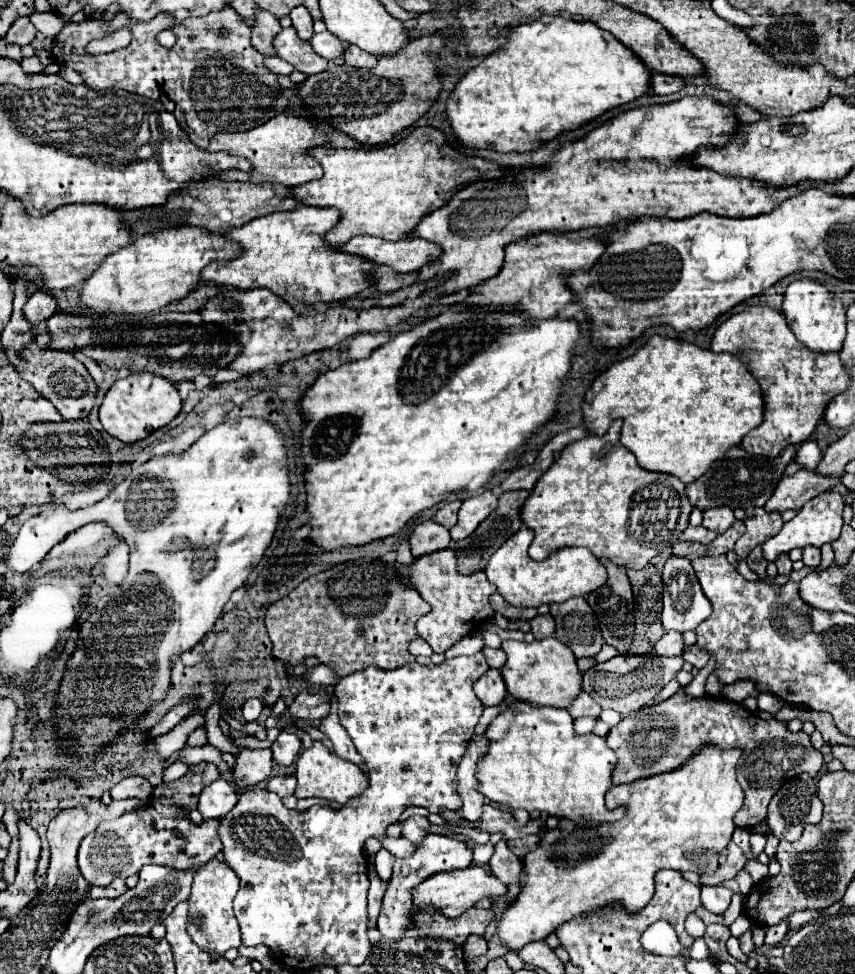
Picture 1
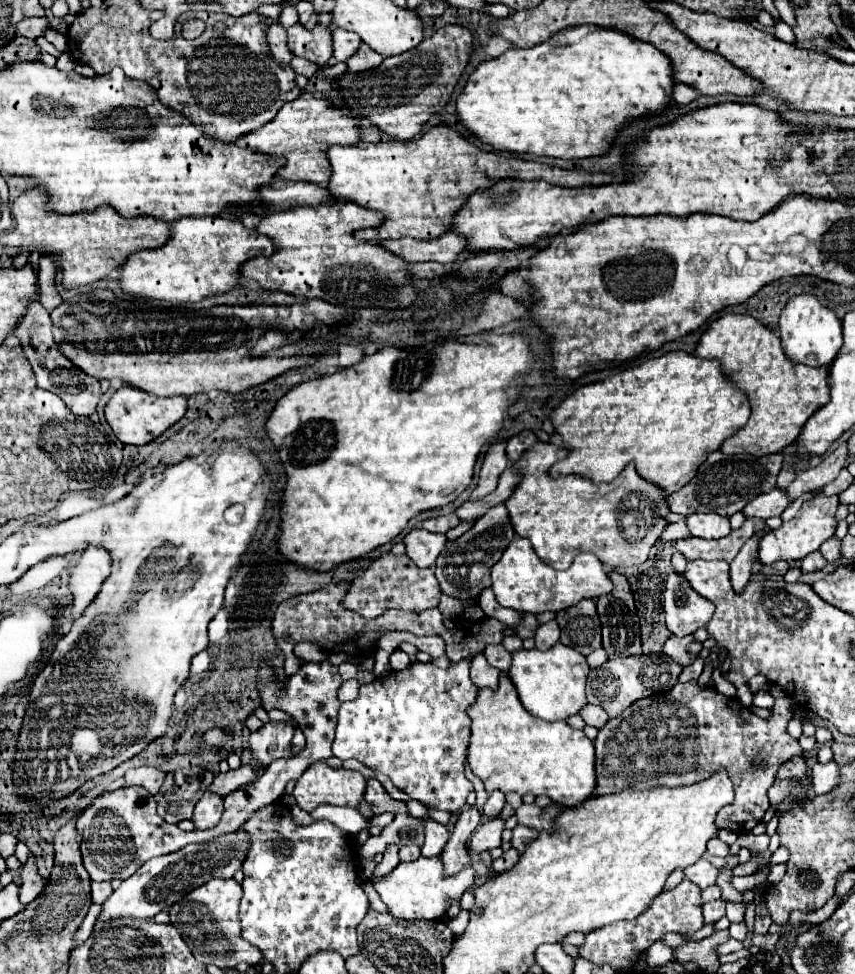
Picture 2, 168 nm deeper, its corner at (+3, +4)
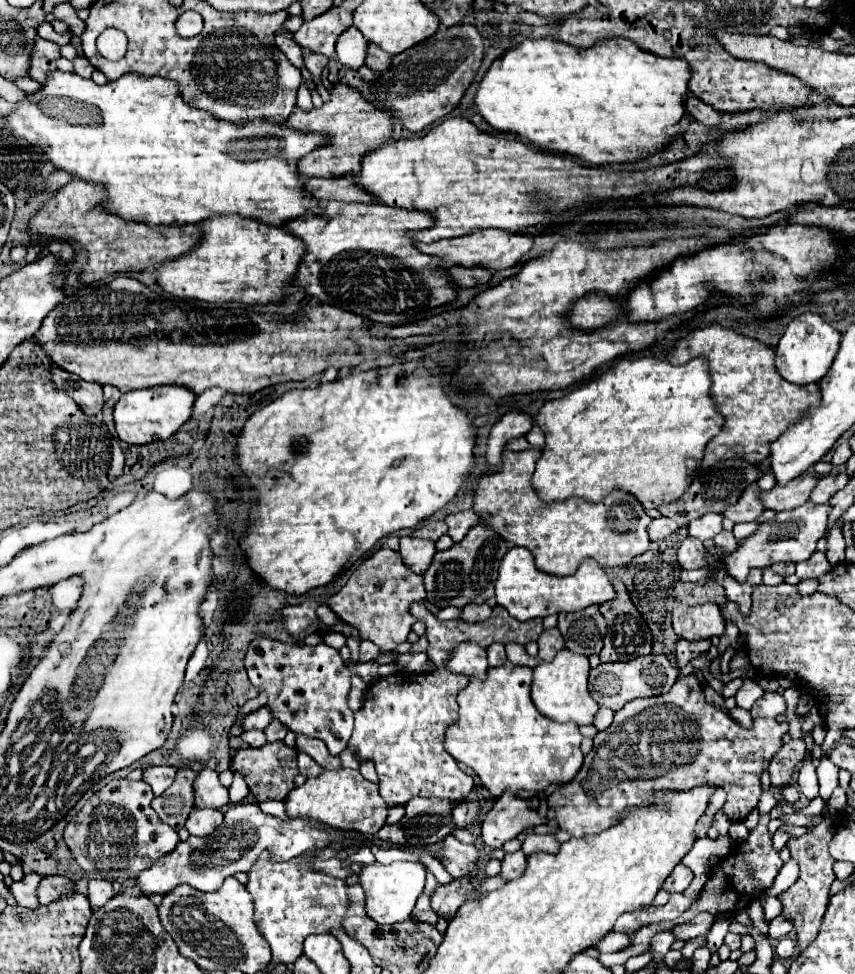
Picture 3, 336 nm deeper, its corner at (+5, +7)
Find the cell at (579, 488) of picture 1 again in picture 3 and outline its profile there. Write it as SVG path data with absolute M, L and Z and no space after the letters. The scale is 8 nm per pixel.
M528 448L524 452L504 450L502 468L484 474L478 482L474 510L482 518L490 514L492 518L488 524L494 526L502 538L516 546L526 546L536 558L536 568L556 576L574 574L586 556L596 558L600 566L610 568L624 566L648 550L650 538L646 528L652 518L636 496L624 490L612 490L608 498L602 498L596 504L578 496L560 502L544 502L530 484L540 454L540 448Z

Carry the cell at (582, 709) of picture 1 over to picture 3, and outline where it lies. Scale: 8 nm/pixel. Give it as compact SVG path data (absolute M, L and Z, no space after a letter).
M600 708L594 716L594 726L596 730L606 730L610 724L612 724L612 718L614 718L614 712L608 710L608 708Z

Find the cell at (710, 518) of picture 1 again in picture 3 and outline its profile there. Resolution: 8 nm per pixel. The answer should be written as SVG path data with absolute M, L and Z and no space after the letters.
M704 514L688 524L688 534L698 540L712 540L722 532L722 514Z

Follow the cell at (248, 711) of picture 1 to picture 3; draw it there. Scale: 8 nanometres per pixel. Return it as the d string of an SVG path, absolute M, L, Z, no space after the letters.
M256 728L244 730L244 732L240 734L240 738L242 738L246 744L250 744L250 746L264 746L264 742L266 742L264 730L256 730Z

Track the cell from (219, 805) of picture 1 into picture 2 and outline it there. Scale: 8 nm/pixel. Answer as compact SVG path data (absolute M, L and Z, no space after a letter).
M204 793L202 799L196 803L196 809L194 809L194 827L196 829L212 829L214 825L218 825L220 817L222 817L222 811L224 811L224 805L222 805L222 799L212 795L212 793Z

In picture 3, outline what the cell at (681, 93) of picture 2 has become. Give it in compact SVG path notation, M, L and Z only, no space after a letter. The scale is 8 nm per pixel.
M688 96L688 100L686 100L686 110L688 110L698 122L702 122L704 126L718 126L718 122L720 122L718 112L716 112L712 106L704 104L700 98Z

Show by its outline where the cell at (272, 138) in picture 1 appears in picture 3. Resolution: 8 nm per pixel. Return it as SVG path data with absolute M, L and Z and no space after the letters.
M334 84L330 90L330 100L324 102L320 108L302 110L296 108L284 122L284 128L300 130L300 132L320 132L328 138L328 144L312 150L304 158L298 160L298 174L302 178L308 176L320 176L320 178L332 178L332 176L356 176L360 172L360 158L374 148L382 146L384 140L392 138L392 122L390 114L368 104L354 88L346 84Z

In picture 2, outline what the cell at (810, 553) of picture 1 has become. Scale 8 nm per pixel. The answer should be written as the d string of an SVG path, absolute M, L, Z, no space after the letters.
M820 551L816 553L810 553L802 563L800 563L800 569L802 573L810 573L810 571L820 571L826 567L826 559L820 555Z

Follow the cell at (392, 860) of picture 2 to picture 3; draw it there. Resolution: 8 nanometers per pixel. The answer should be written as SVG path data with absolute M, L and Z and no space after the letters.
M392 824L392 826L382 826L382 830L378 832L378 838L380 840L384 840L384 842L392 842L392 844L396 844L396 846L408 846L408 842L406 842L406 838L404 838L404 832L400 830L400 824Z

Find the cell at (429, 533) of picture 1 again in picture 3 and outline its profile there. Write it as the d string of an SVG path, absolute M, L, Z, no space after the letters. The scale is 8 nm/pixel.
M402 536L400 554L408 568L412 568L418 574L424 574L436 554L436 544L430 540L416 540L410 536Z

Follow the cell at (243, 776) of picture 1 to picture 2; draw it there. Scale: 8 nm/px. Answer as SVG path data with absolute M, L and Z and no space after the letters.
M242 765L240 769L236 771L228 771L228 773L218 773L212 781L212 785L208 787L210 793L214 795L220 795L222 799L228 797L230 793L234 793L236 789L252 783L256 779L256 769L248 767L248 765Z

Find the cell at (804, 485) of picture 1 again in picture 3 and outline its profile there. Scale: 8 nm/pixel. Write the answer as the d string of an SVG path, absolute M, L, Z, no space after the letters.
M748 486L748 490L744 490L744 498L740 498L740 502L732 506L732 510L724 512L724 516L730 518L732 522L752 522L760 518L760 514L764 512L764 504L760 496L762 492L758 490L758 486Z

